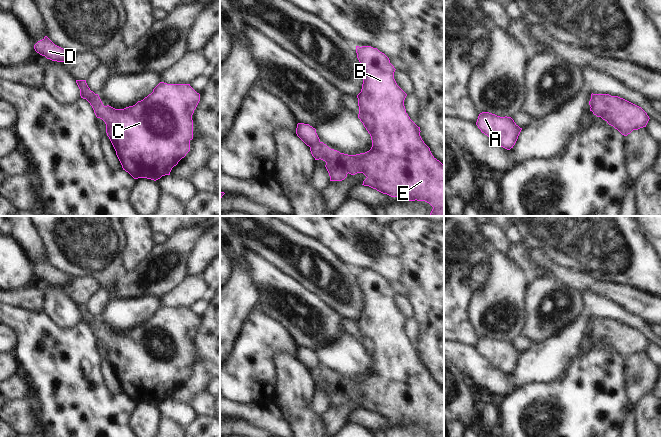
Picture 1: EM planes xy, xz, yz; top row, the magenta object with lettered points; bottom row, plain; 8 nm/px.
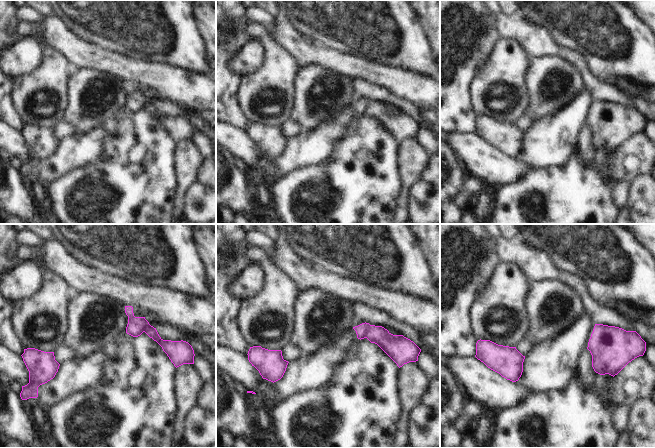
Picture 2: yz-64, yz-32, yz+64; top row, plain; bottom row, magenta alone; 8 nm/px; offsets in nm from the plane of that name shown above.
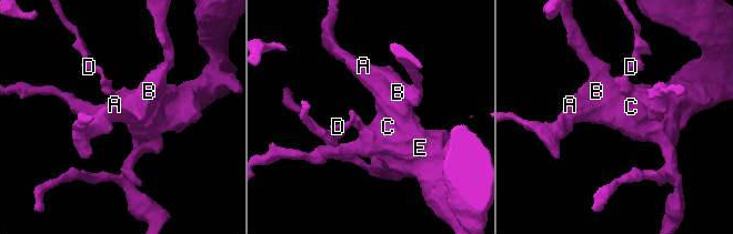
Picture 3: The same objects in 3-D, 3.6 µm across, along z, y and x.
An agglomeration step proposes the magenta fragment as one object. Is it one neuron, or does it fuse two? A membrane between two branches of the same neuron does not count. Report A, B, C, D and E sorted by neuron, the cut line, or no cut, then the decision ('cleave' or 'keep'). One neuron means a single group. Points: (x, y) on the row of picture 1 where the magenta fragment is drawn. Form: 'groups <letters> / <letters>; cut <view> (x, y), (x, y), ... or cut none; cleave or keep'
groups A B C E / D; cut xz (319, 141), (310, 147); cleave

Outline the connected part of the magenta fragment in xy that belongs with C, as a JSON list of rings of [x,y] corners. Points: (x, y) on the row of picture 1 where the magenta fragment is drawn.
[[[160,82],[151,94],[135,105],[124,109],[104,106],[99,95],[91,99],[97,118],[106,124],[109,137],[123,170],[134,179],[158,180],[170,172],[190,151],[193,139],[192,115],[200,101],[200,94],[190,84],[167,84]]]

